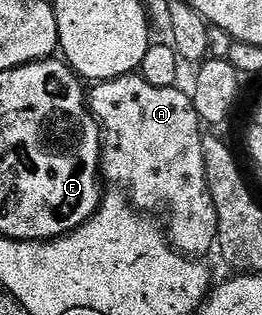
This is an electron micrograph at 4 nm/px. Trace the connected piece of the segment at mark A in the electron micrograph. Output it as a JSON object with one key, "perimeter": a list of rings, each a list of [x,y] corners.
{"perimeter":[[[136,72],[94,83],[89,90],[89,105],[92,116],[99,121],[99,132],[103,139],[102,177],[106,181],[108,178],[112,187],[124,191],[136,210],[154,212],[156,215],[167,214],[167,240],[180,254],[203,256],[199,254],[207,254],[216,249],[219,221],[213,196],[207,190],[203,151],[205,130],[197,108],[194,107],[192,95],[186,89],[179,89],[178,85],[154,87],[141,73]]]}

